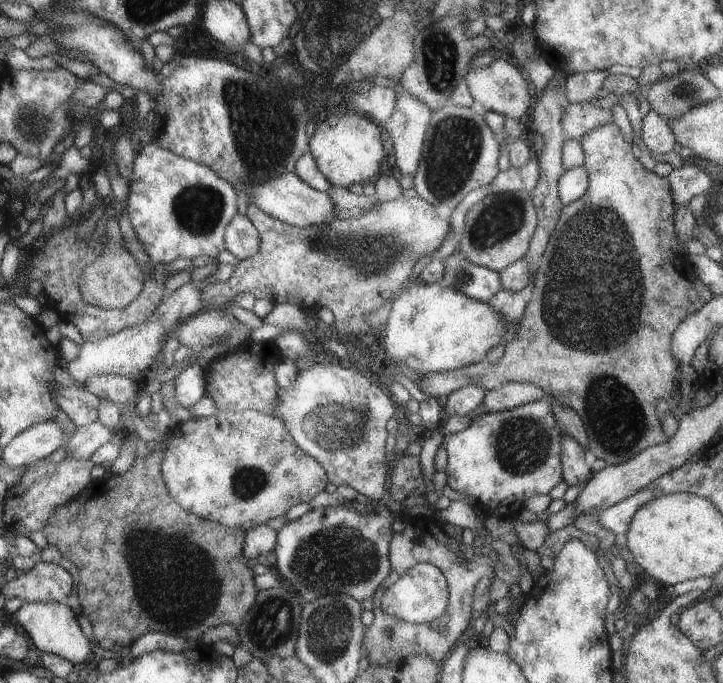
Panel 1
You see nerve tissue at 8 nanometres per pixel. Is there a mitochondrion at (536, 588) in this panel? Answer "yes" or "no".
no

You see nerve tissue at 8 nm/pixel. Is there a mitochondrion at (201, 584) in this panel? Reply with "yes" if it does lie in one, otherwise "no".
yes

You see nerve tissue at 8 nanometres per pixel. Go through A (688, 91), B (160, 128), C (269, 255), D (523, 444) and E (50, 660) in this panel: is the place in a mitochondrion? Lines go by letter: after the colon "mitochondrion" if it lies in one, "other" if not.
A: mitochondrion
B: other
C: other
D: mitochondrion
E: other

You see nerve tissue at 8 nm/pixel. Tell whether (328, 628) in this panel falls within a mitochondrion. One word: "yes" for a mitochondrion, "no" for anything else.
yes

